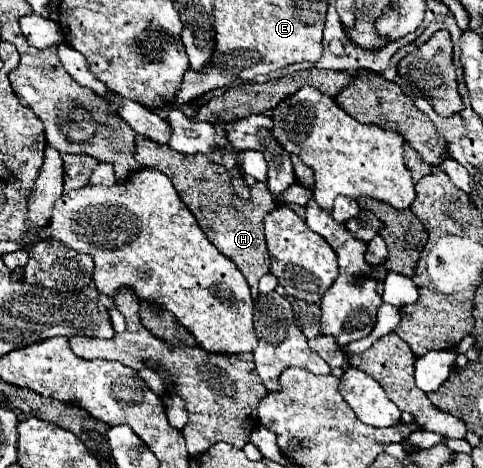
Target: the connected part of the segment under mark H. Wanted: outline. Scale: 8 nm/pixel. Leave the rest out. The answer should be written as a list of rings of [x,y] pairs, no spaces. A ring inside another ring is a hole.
[[[144,136],[136,138],[136,160],[142,166],[152,166],[170,178],[176,192],[180,194],[180,200],[196,216],[200,228],[206,232],[210,242],[224,256],[238,262],[238,268],[242,270],[252,288],[252,298],[256,298],[258,280],[270,272],[270,254],[264,240],[264,218],[277,205],[266,184],[256,181],[254,186],[248,188],[250,190],[248,200],[238,198],[232,192],[230,184],[232,176],[222,164],[210,162],[206,154],[182,154],[170,150],[170,146],[156,144],[154,140]],[[248,204],[252,206],[252,210],[248,210]]]

